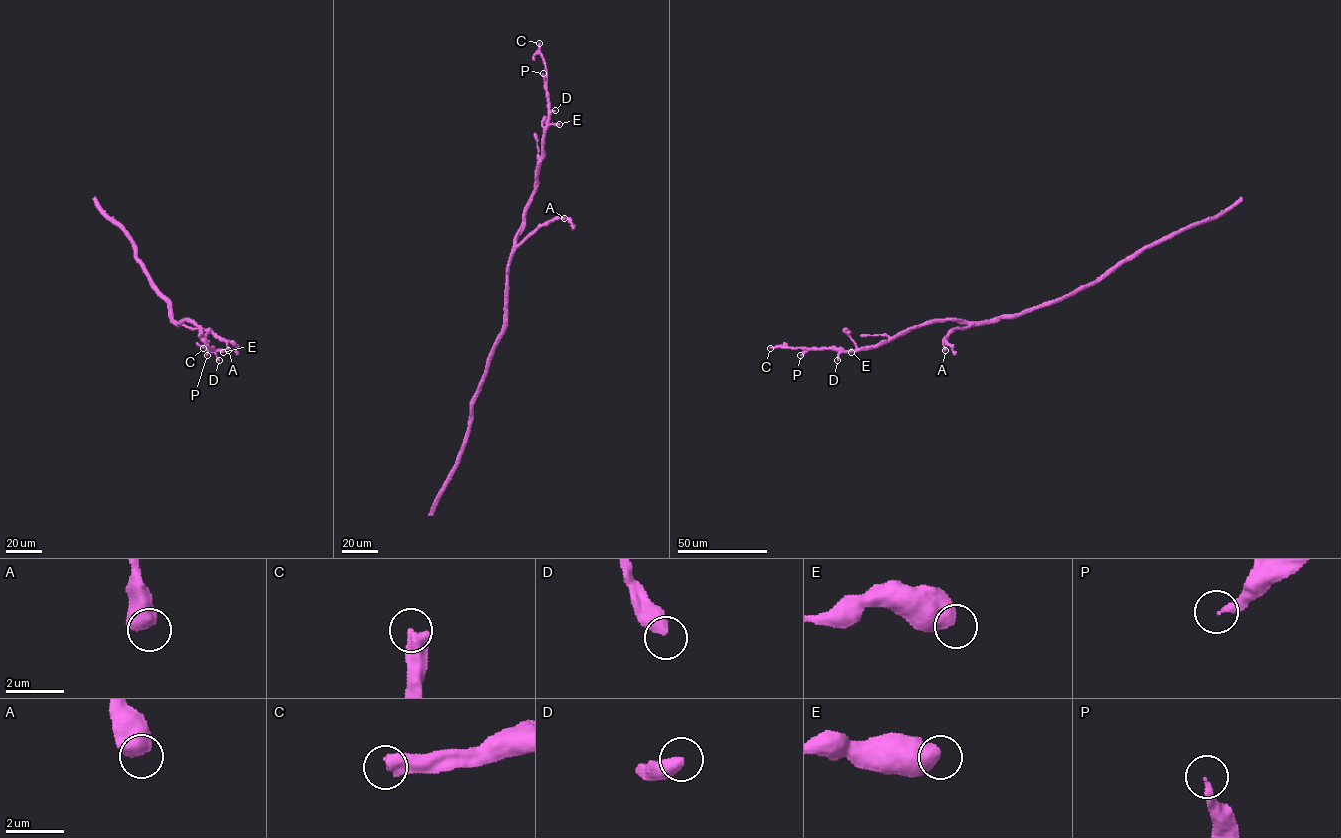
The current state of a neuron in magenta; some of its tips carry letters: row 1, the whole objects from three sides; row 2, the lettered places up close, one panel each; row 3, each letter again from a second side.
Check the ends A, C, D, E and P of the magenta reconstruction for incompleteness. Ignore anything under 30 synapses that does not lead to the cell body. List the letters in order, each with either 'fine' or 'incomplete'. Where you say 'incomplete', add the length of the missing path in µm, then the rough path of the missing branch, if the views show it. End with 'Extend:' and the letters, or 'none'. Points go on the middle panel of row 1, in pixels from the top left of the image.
A: fine
C: incomplete | 500 µm
D: fine
E: fine
P: fine
Extend: C

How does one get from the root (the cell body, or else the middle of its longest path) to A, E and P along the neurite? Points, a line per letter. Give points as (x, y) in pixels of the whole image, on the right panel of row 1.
A: (1021, 313), (955, 328), (945, 337), (945, 350)
E: (1021, 313), (982, 322), (934, 320), (901, 331), (879, 344), (851, 352)
P: (1021, 313), (982, 322), (934, 320), (855, 351), (813, 349), (800, 355)

